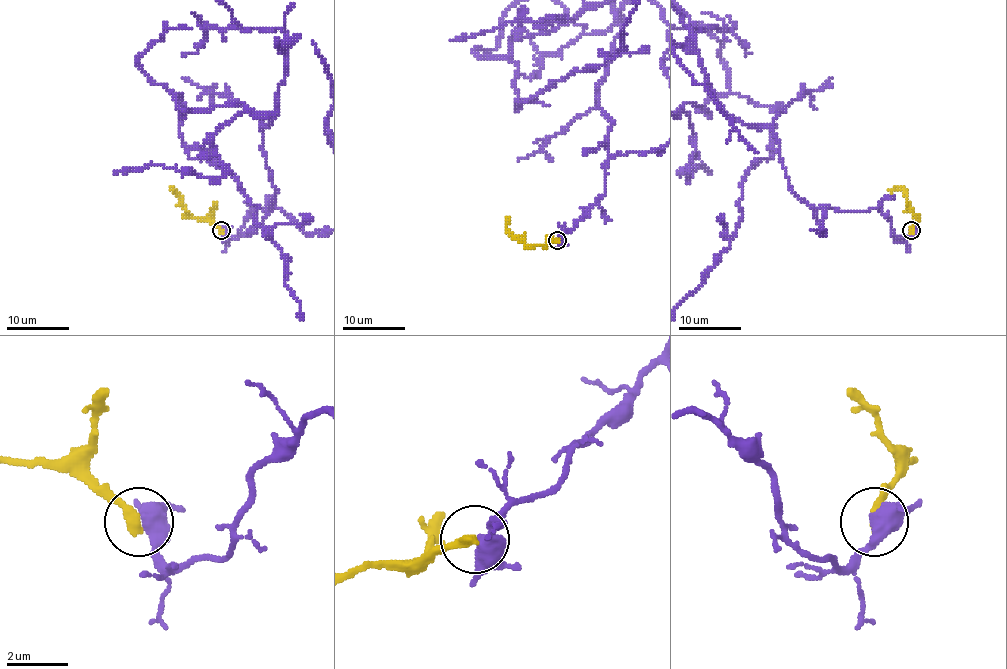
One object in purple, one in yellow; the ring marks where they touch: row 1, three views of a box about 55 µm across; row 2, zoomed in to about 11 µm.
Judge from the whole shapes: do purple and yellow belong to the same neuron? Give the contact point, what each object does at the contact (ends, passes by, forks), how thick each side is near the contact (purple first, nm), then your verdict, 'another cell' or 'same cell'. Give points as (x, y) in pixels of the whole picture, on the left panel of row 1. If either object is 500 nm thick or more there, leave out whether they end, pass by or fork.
(221, 230) | purple forks | yellow ends | 400/360 nm | another cell

